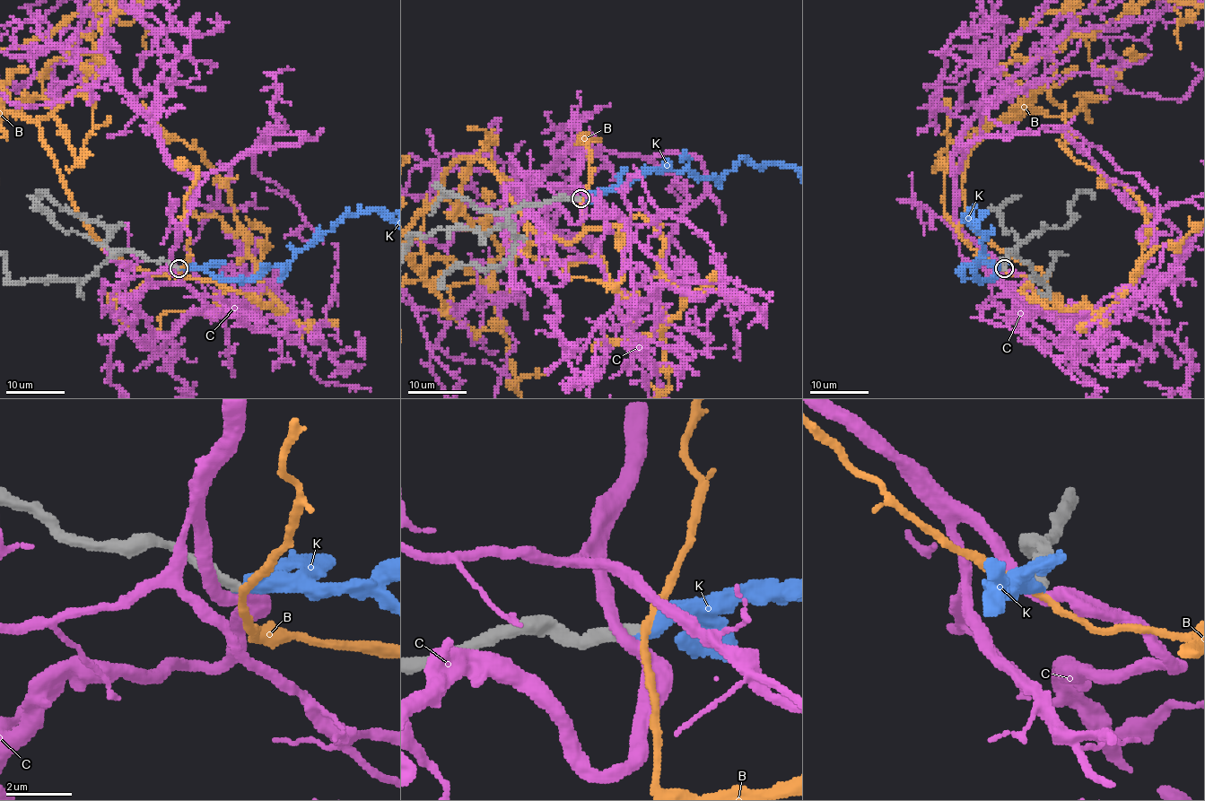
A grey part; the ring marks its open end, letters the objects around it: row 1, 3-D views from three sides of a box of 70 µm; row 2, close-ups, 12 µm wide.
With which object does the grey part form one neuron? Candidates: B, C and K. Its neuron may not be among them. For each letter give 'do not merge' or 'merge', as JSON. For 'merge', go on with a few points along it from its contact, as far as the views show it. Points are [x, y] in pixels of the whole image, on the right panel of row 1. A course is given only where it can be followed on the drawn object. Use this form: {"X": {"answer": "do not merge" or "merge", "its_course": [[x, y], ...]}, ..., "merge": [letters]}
{"B": {"answer": "do not merge"}, "C": {"answer": "do not merge"}, "K": {"answer": "merge"}, "merge": ["K"]}

